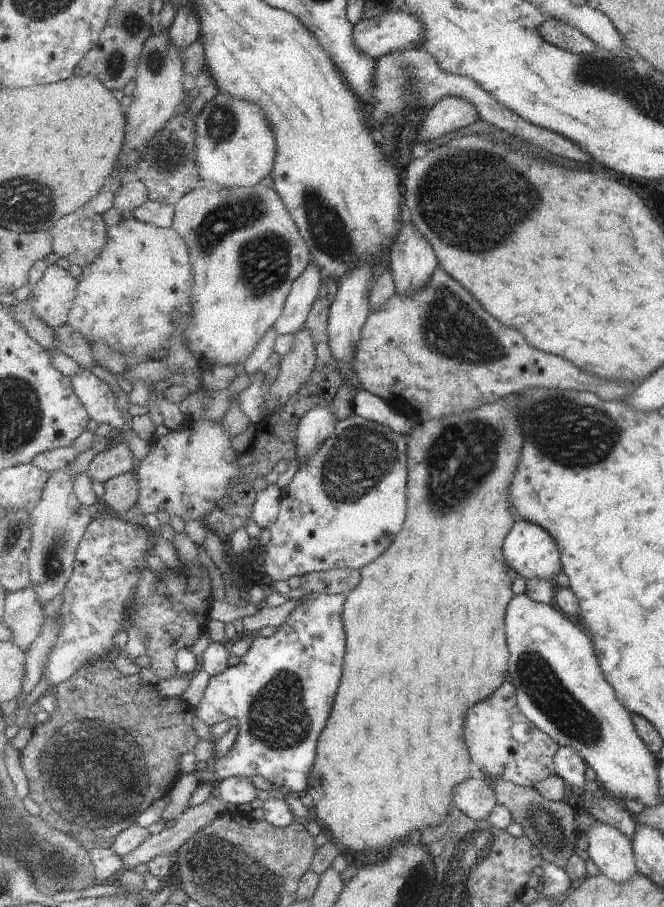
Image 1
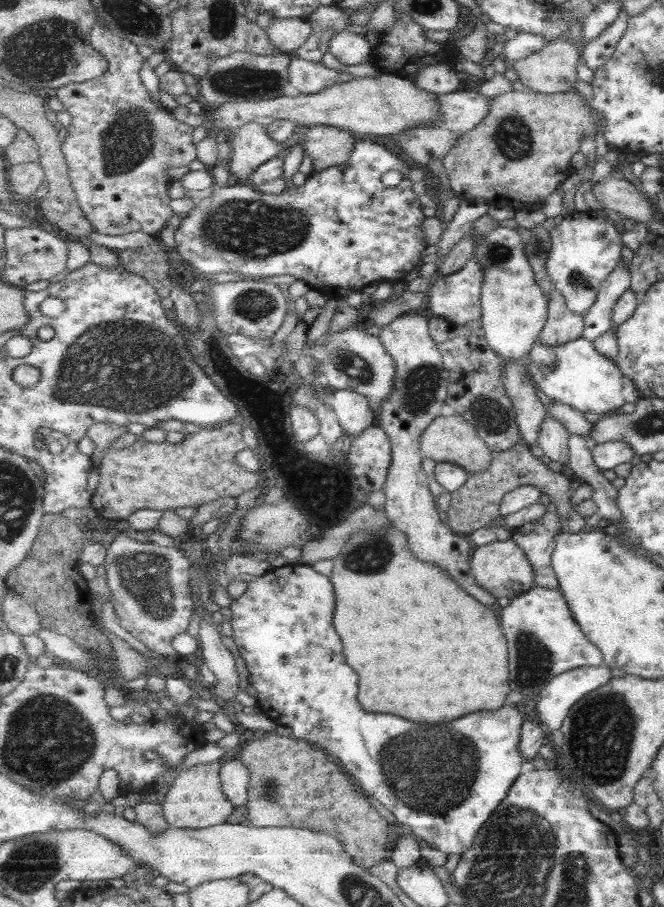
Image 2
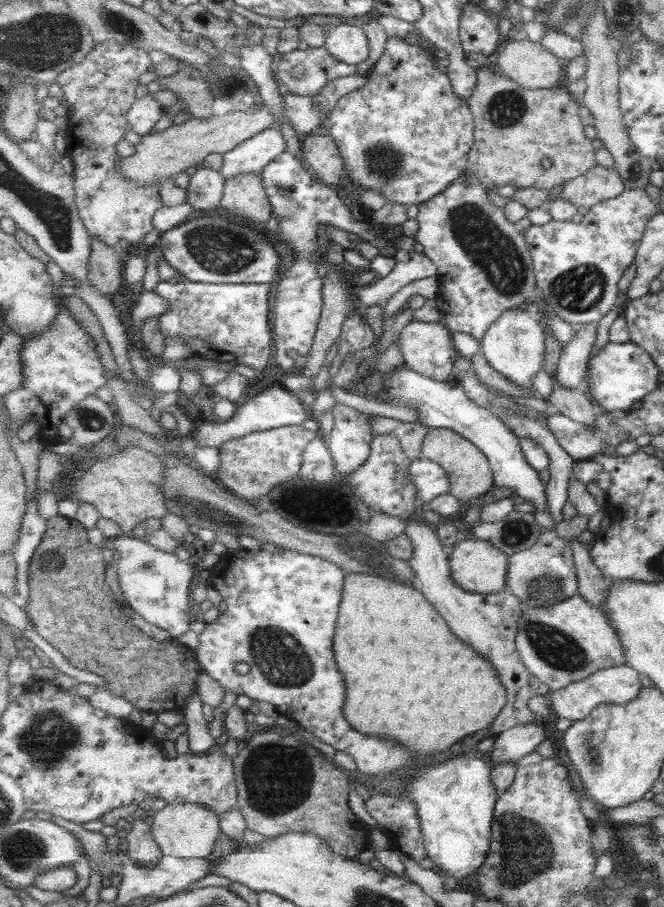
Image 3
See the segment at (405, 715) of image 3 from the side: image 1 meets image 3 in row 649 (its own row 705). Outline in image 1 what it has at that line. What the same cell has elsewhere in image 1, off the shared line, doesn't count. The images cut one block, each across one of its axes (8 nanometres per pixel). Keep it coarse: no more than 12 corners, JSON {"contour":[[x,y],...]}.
{"contour":[[510,395],[409,435],[306,790],[350,859],[439,826],[508,679]]}

